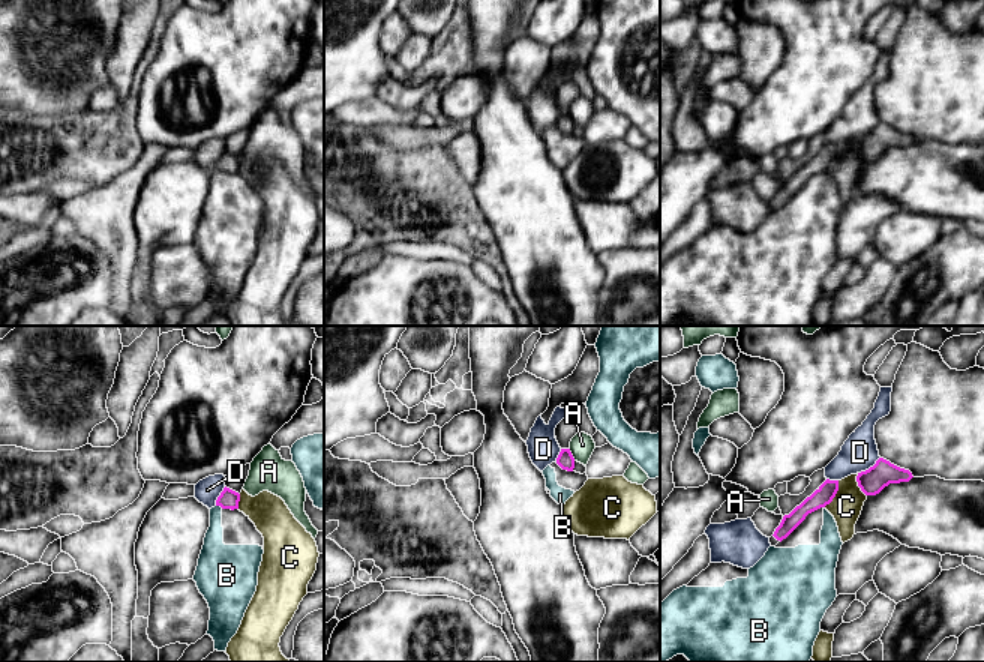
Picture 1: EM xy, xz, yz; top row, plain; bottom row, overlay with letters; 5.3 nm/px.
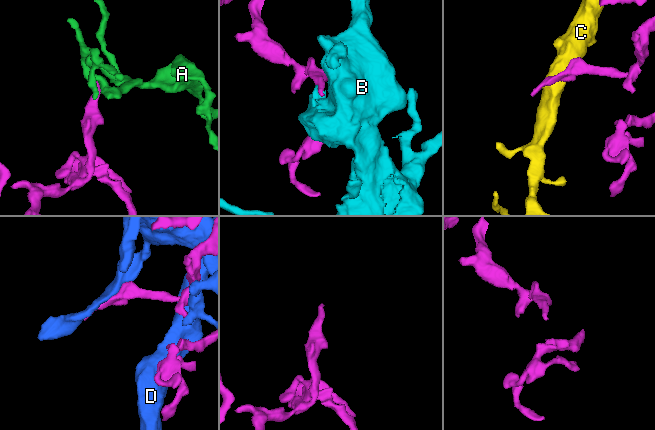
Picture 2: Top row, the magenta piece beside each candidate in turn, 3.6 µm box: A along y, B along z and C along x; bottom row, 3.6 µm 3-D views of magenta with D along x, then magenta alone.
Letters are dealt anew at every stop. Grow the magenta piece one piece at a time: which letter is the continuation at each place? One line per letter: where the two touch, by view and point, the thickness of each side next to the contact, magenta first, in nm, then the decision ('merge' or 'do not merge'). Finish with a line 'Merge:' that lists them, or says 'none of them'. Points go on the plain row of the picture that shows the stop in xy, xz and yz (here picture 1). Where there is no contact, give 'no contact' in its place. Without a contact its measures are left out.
A: contact xz (570, 117); calibres 90 and 130 nm; do not merge
B: contact xy (219, 168); calibres 110 and 140 nm; do not merge
C: contact yz (836, 156); calibres 100 and 170 nm; do not merge
D: contact yz (870, 131); calibres 140 and 190 nm; do not merge
Merge: none of them

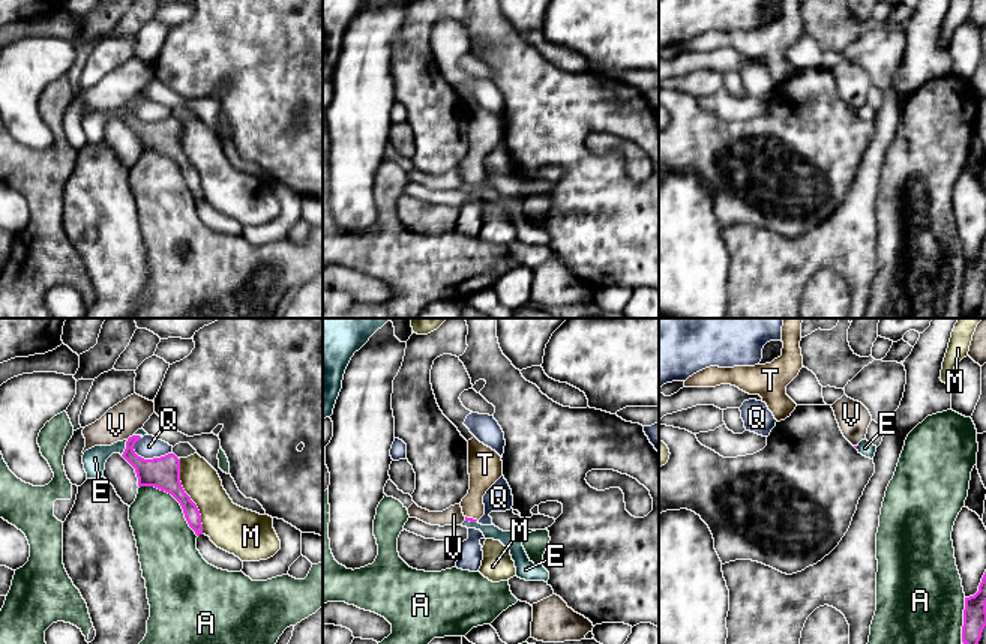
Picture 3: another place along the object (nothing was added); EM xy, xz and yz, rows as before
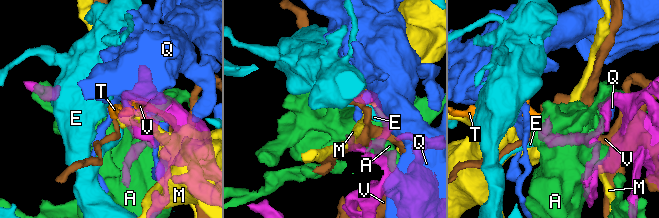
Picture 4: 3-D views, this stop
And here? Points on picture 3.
A: contact xy (176, 162); calibres 180 and 320 nm; do not merge
E: contact xy (126, 111); calibres 180 and 120 nm; do not merge
M: contact xy (188, 159); calibres 180 and 220 nm; do not merge
Q: contact xy (150, 123); calibres 180 and 120 nm; do not merge
T: contact xz (471, 182); calibres 20 and 160 nm; merge
V: contact xy (129, 101); calibres 160 and 190 nm; do not merge
Merge: T

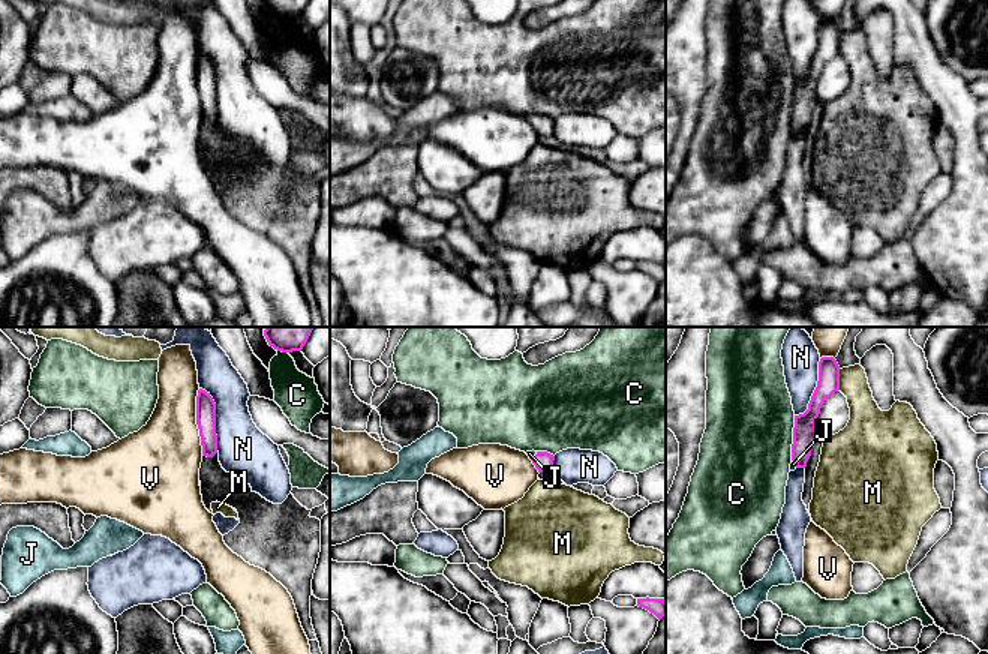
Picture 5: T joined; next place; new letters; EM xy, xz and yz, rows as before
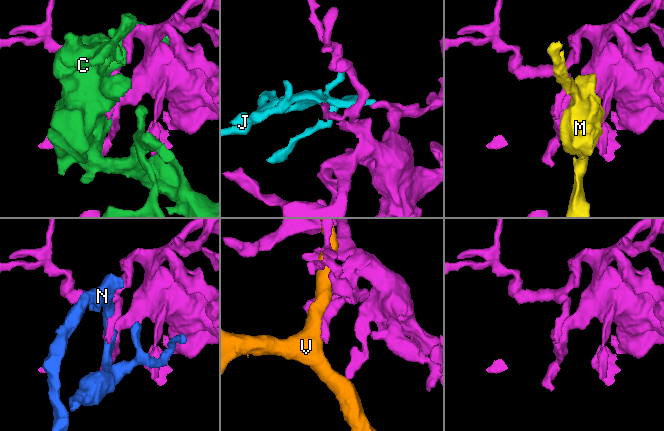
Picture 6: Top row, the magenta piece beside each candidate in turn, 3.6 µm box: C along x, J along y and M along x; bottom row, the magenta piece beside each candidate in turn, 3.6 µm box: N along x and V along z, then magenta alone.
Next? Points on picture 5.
C: contact yz (793, 102); calibres 130 and 480 nm; do not merge
J: contact xz (532, 120); calibres 110 and 30 nm; merge
M: contact yz (838, 44); calibres 120 and 180 nm; do not merge
N: contact xy (215, 83); calibres 110 and 280 nm; do not merge
V: contact xy (197, 86); calibres 110 and 400 nm; do not merge
Merge: J

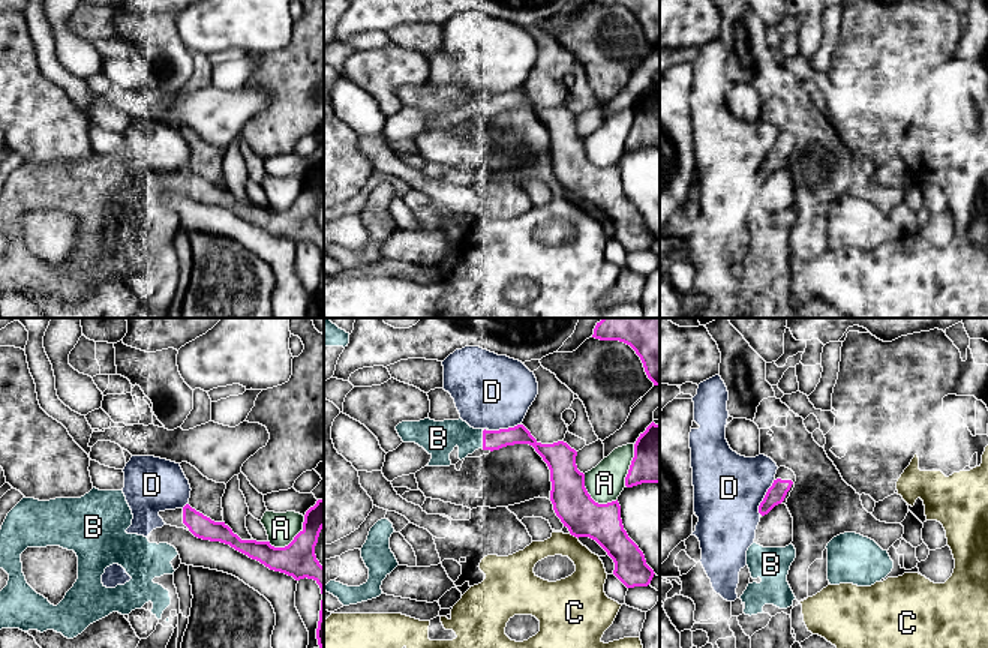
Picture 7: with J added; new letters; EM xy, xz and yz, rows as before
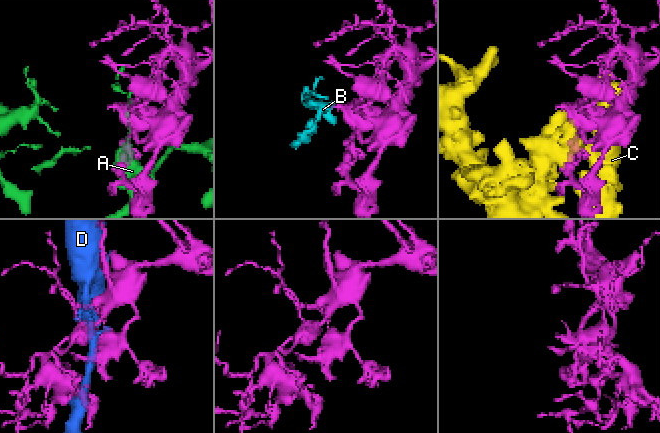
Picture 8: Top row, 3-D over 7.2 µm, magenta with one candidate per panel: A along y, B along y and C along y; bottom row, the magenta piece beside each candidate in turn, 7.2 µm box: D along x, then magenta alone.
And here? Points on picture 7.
A: contact xy (293, 204); calibres 190 and 160 nm; do not merge
B: contact xz (483, 104); calibres 110 and 190 nm; merge
C: contact xz (574, 200); calibres 200 and 170 nm; do not merge
D: contact yz (765, 161); calibres 100 and 380 nm; do not merge
Merge: B

